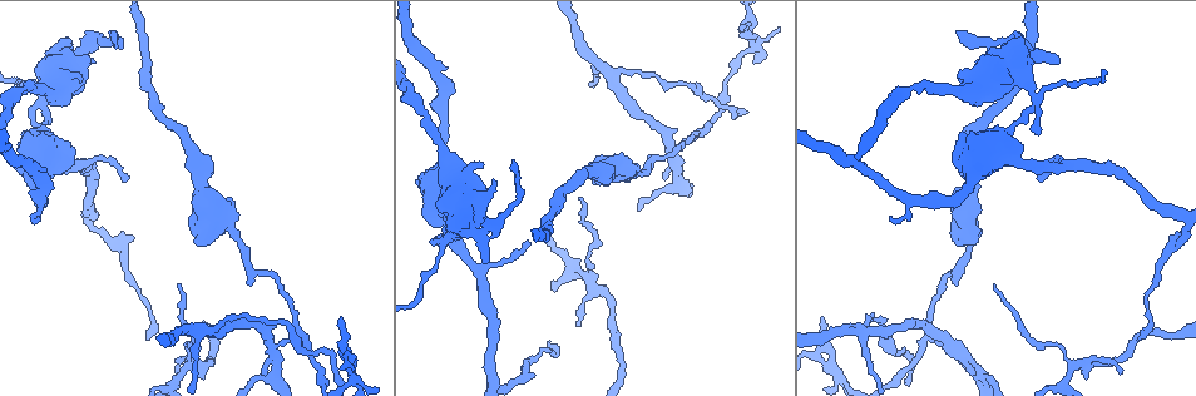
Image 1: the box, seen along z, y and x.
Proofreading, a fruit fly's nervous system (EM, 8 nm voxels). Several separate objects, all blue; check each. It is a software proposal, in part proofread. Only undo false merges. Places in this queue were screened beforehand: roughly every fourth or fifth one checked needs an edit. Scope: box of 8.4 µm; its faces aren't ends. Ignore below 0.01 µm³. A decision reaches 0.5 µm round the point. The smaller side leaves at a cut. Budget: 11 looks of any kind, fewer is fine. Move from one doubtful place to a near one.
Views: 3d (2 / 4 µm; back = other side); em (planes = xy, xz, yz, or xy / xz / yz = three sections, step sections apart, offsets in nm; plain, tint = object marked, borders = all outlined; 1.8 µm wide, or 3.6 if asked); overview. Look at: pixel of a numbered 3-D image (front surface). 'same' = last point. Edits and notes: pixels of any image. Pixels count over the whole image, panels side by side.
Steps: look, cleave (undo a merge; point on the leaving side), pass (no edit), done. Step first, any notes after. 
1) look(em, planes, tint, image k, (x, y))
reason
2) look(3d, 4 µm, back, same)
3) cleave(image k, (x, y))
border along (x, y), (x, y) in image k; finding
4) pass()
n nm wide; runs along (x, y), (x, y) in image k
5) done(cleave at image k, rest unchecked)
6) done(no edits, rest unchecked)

look(em, xy, step 8, tint, image 1, (1035, 97))
small branch off a trunk

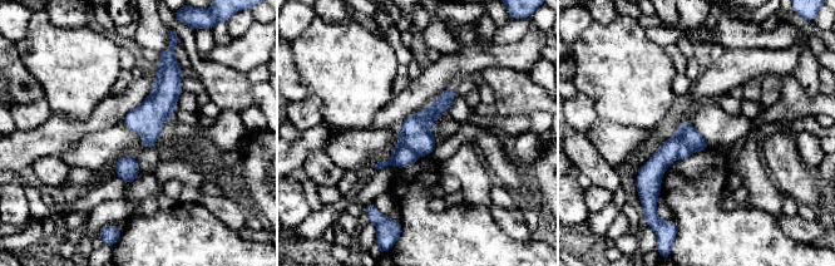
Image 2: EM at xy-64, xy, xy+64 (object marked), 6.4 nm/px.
look(em, planes, borders, same)
another direction

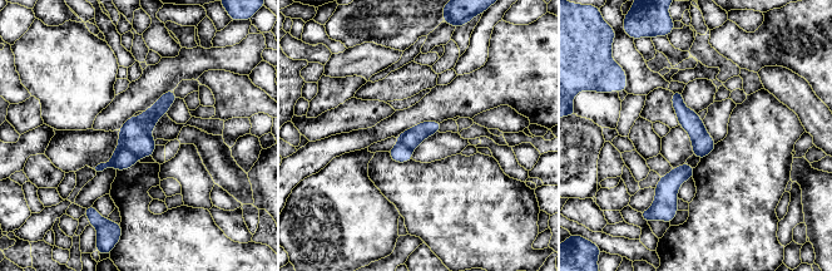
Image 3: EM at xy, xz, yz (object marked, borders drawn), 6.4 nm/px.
cleave(image 3, (123, 159))
border along (113, 156), (128, 149), (138, 158) in image 3; two neurons meet here

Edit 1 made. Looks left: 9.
look(overview)

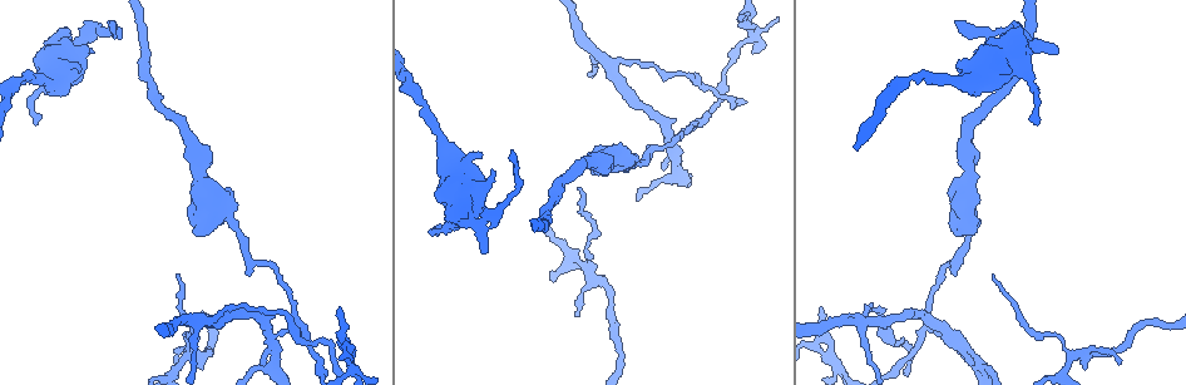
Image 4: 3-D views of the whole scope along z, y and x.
look(3d, 4 µm, image 4, (422, 106))
thick turns thin

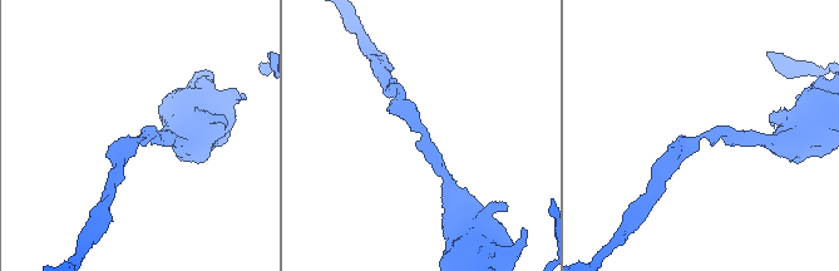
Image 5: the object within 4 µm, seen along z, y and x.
look(em, planes, plain, image 5, (421, 134))
arms of 190, 200 nm

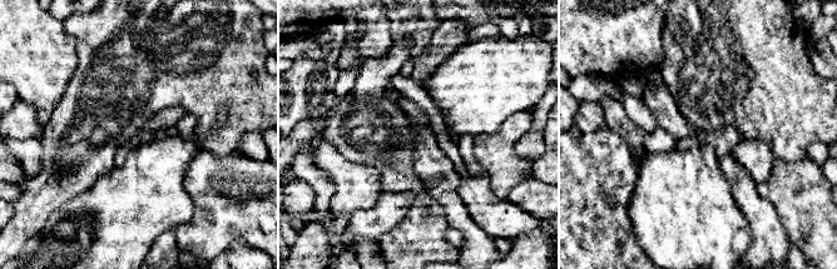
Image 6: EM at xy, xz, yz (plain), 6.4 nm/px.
look(em, planes, tint, same)
where the object lies

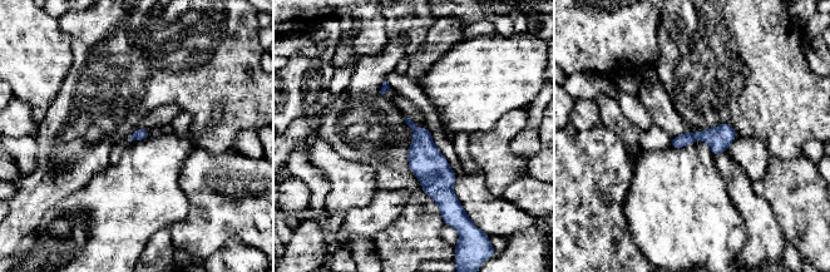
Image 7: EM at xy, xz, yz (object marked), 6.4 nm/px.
pass()
80 nm wide; all the same neuron

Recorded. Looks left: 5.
look(3d, 4 µm, back, image 4, (1072, 358))
three arms meet

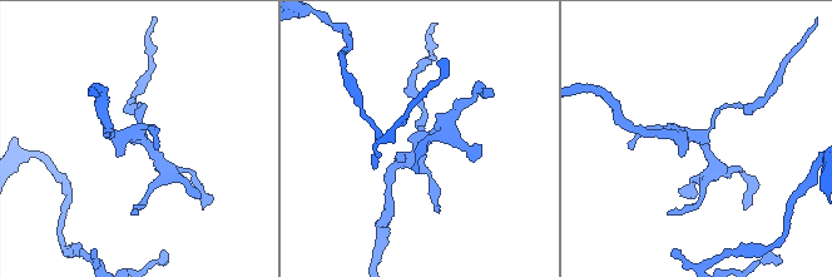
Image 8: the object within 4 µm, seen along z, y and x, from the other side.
look(em, planes, borders, image 8, (701, 137))
now the EM

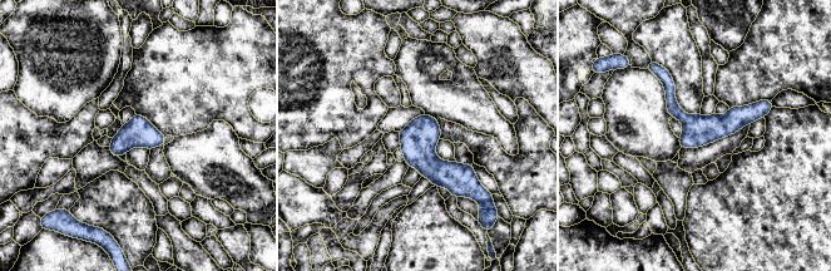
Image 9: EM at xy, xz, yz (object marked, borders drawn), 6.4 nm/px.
pass()
all the same neuron

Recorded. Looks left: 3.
look(3d, 2 µm, image 4, (352, 351))
three-way junction

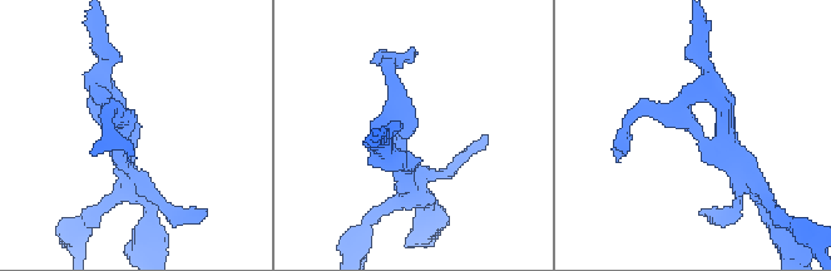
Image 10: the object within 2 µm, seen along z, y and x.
look(em, planes, tint, image 10, (721, 140))
need the tissue

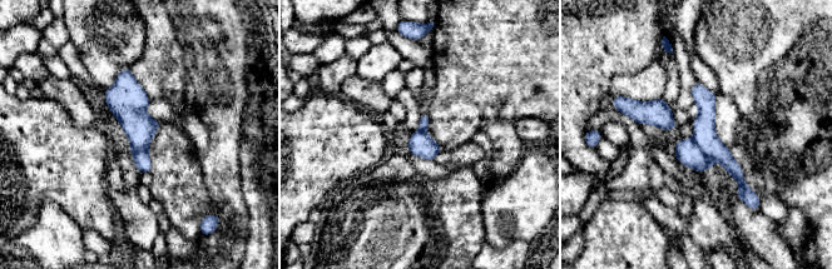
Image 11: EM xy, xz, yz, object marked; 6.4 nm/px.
pass()
continuous, no second neuron

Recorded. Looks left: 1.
done(cleave at image 3, rest unchecked)

